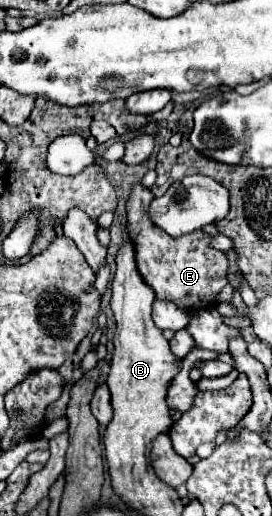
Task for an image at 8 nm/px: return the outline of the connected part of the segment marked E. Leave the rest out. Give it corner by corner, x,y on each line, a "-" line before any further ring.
135,184
127,198
127,234
135,248
135,262
143,282
153,288
157,300
171,300
183,308
213,306
215,294
227,286
227,258
223,252
209,246
205,232
191,232
183,238
171,238
163,230
153,228
147,208
153,194
143,184

